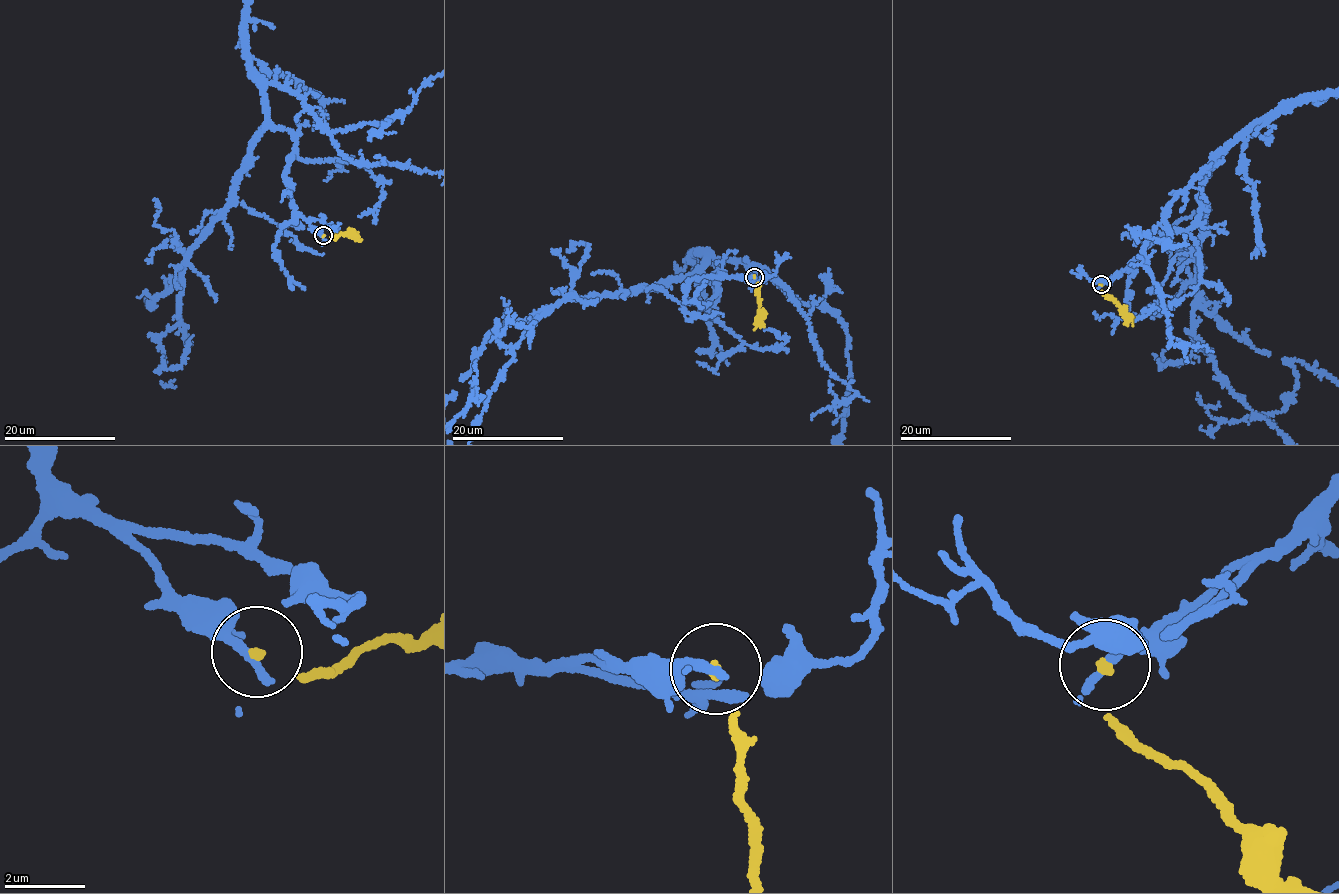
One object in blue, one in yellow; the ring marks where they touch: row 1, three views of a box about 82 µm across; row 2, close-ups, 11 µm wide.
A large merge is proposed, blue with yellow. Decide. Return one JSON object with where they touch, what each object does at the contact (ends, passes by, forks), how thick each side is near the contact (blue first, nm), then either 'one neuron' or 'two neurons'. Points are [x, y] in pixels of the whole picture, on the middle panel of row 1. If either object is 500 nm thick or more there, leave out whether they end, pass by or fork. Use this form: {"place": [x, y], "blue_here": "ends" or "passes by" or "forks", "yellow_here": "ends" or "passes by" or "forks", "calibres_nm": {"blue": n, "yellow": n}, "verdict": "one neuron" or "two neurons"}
{"place": [754, 277], "blue_here": "ends", "yellow_here": "ends", "calibres_nm": {"blue": 280, "yellow": 140}, "verdict": "two neurons"}

